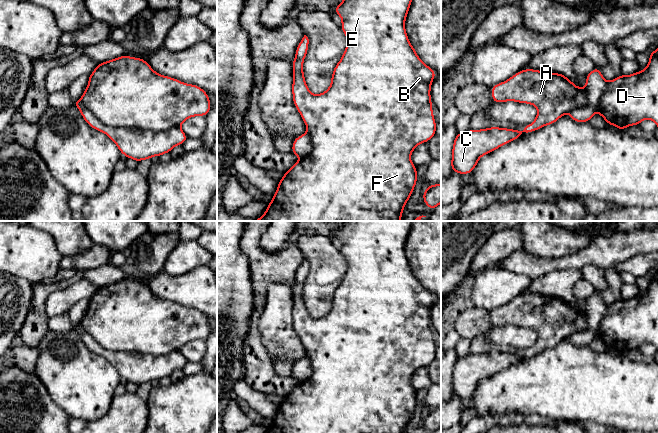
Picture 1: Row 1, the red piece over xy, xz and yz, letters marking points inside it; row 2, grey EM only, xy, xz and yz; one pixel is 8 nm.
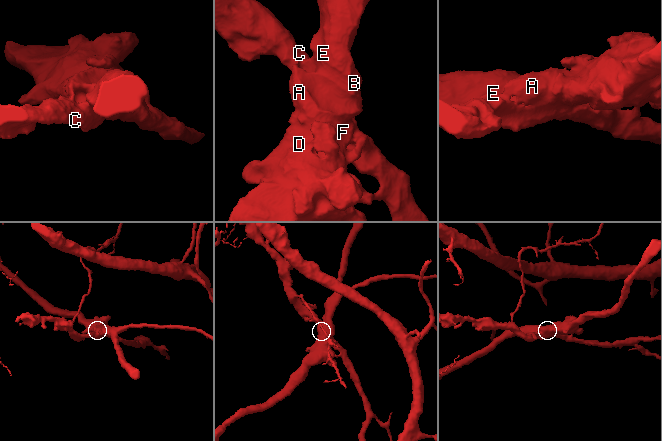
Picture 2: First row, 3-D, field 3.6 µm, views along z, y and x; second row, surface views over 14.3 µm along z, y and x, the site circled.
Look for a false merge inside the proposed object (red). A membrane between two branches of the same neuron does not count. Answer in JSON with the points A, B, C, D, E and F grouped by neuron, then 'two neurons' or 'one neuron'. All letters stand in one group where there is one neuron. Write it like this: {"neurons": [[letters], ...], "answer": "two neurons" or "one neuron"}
{"neurons": [["A", "B", "D", "E", "F"], ["C"]], "answer": "two neurons"}

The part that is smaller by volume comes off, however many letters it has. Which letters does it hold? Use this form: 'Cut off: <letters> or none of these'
Cut off: C

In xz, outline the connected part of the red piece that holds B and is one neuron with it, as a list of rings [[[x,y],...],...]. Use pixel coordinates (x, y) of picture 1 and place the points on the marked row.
[[[343,0],[335,7],[335,13],[342,18],[341,29],[347,37],[347,46],[342,58],[335,66],[331,86],[318,95],[312,94],[305,81],[303,61],[308,52],[309,39],[306,35],[296,48],[293,66],[292,94],[293,102],[303,121],[313,143],[312,152],[298,160],[279,181],[276,193],[268,204],[263,216],[255,221],[401,221],[404,206],[413,193],[417,182],[417,168],[413,165],[410,155],[417,145],[427,143],[436,134],[436,121],[433,116],[430,96],[431,84],[436,77],[433,69],[427,66],[416,54],[405,30],[405,20],[412,0]]]

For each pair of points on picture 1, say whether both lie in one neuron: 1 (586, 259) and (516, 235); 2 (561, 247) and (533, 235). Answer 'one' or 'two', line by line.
1: two
2: one

